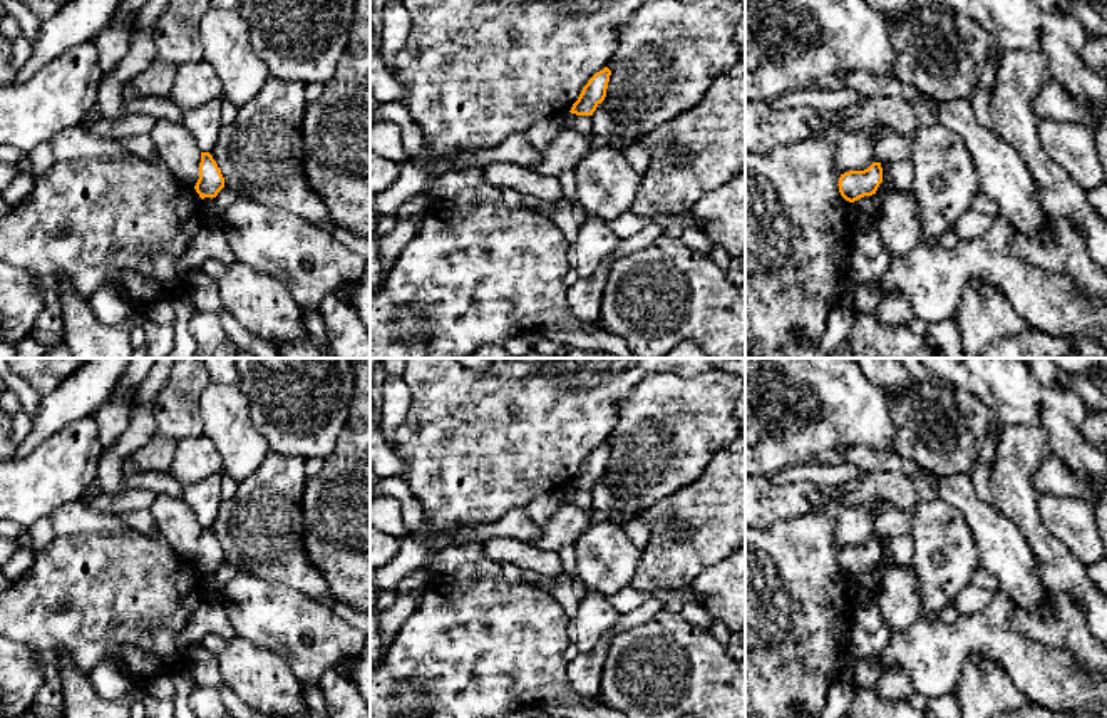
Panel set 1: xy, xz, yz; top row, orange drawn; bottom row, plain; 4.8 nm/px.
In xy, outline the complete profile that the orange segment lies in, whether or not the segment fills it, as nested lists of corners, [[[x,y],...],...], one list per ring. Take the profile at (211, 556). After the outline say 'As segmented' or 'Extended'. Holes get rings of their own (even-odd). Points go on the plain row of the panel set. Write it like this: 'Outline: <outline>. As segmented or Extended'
Outline: [[[156,495],[149,507],[156,526],[167,542],[201,574],[216,572],[224,562],[224,552],[209,527],[203,527],[184,497]]]. Extended

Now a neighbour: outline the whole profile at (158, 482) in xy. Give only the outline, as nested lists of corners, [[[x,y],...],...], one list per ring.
[[[151,470],[126,480],[127,489],[146,489],[154,495],[181,497],[183,485],[171,472]]]

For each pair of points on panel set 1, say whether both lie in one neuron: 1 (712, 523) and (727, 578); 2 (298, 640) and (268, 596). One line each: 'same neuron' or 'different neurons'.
1: different neurons
2: same neuron

